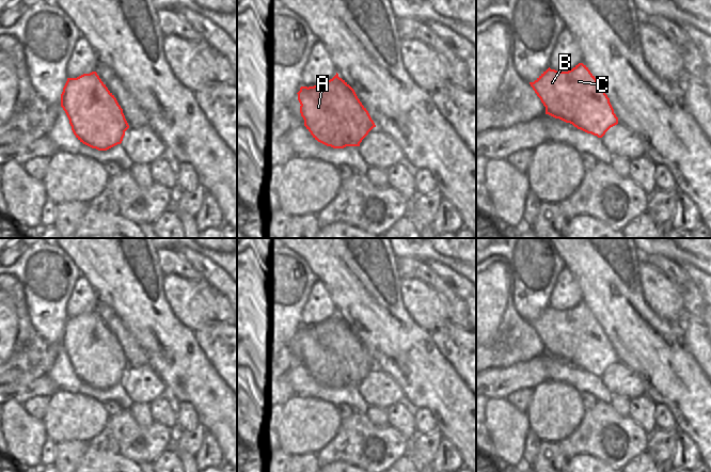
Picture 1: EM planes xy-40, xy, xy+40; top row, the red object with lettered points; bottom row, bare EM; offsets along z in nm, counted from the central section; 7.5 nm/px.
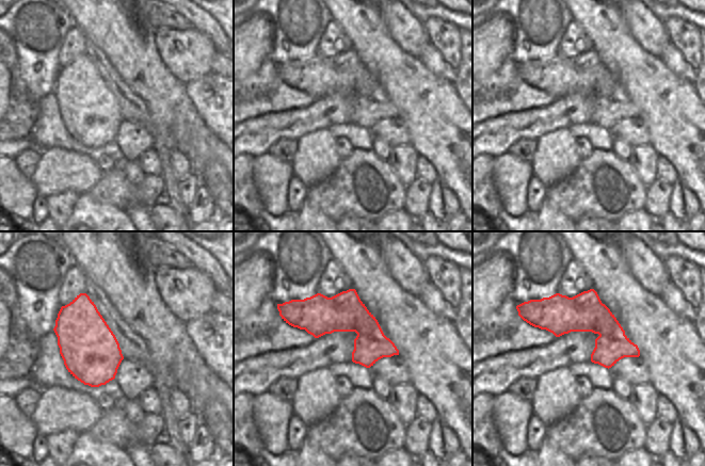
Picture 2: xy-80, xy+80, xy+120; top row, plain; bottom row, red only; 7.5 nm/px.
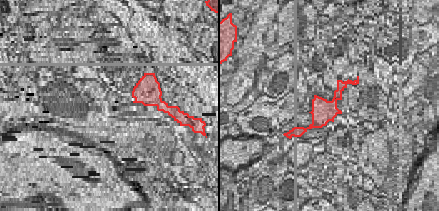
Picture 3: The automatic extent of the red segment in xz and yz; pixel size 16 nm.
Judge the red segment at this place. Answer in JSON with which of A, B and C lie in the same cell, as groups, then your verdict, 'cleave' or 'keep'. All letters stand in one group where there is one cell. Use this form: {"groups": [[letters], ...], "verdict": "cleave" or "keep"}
{"groups": [["A"], ["B", "C"]], "verdict": "cleave"}

